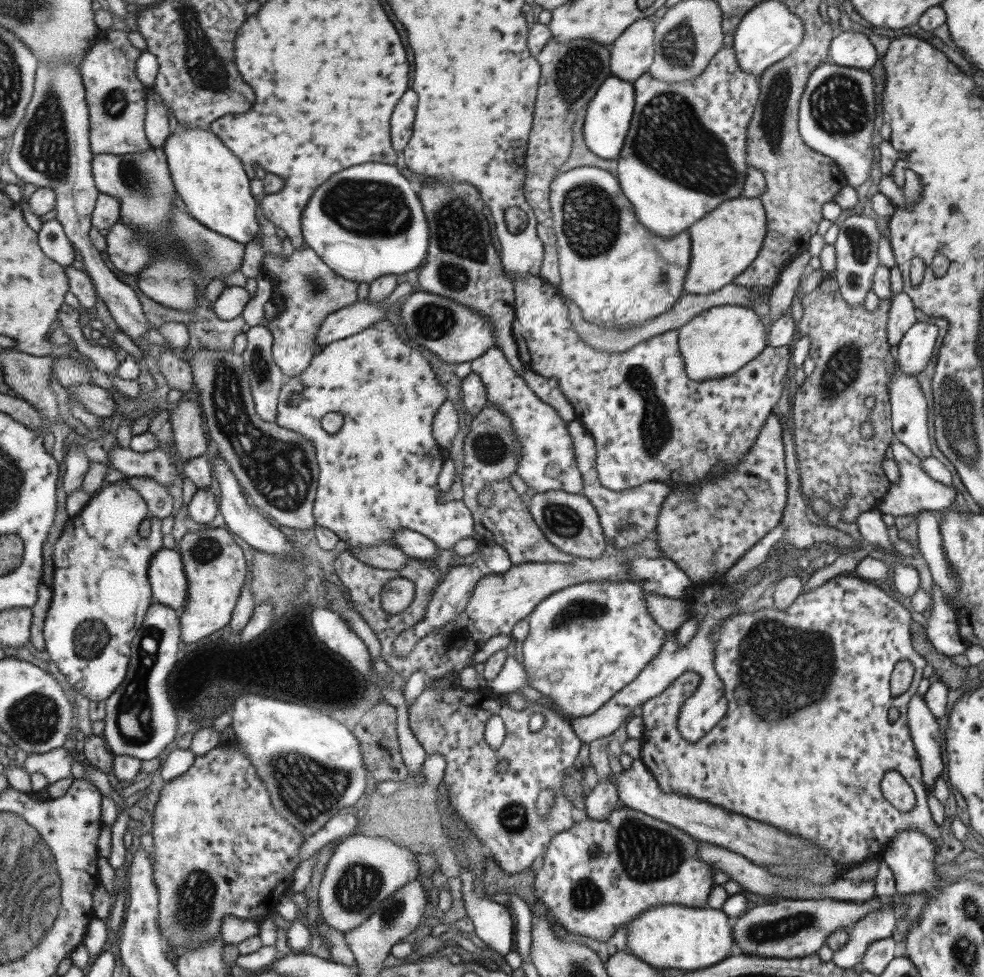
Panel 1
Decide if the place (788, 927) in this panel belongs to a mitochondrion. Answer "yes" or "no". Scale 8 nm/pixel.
yes

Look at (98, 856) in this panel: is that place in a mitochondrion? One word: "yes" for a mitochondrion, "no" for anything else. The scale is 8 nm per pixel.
no

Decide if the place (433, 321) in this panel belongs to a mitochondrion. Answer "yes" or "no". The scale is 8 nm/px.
yes

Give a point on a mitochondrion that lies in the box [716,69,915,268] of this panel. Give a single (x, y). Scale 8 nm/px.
(838, 104)

